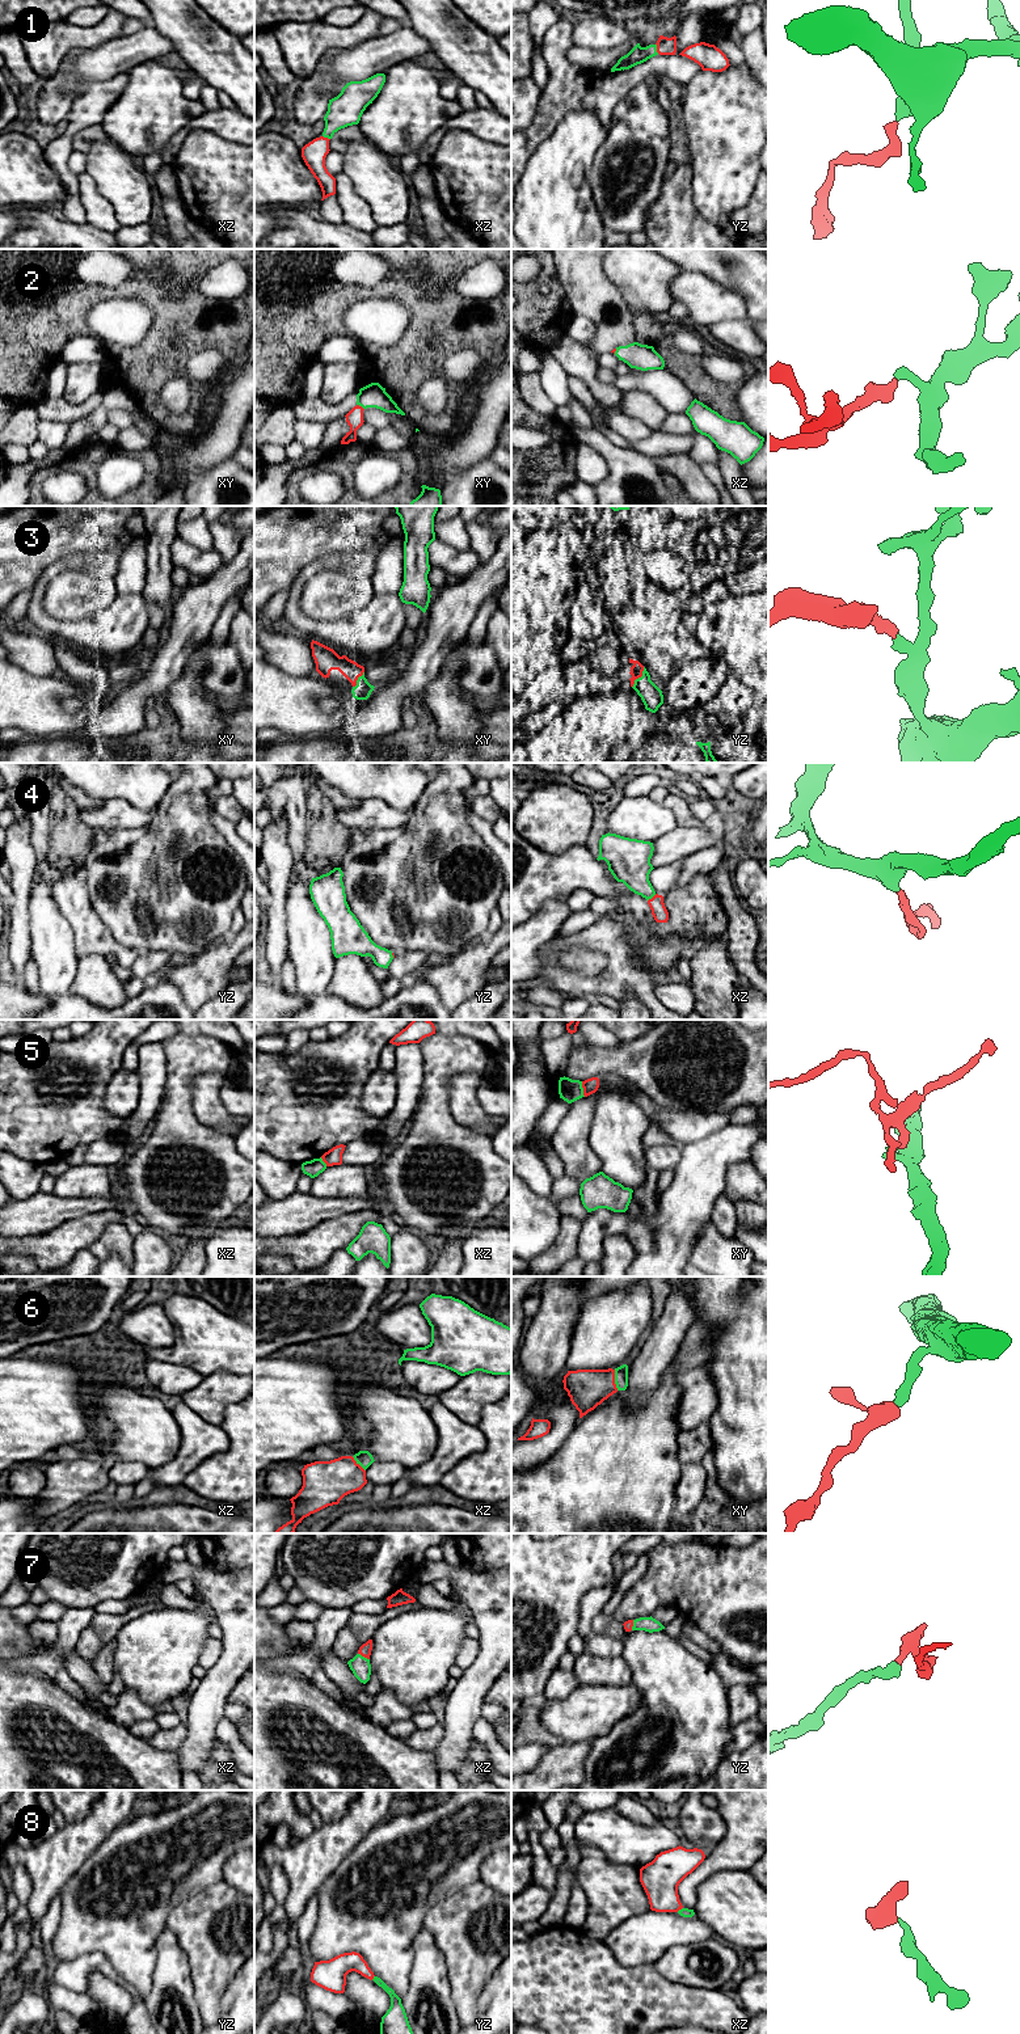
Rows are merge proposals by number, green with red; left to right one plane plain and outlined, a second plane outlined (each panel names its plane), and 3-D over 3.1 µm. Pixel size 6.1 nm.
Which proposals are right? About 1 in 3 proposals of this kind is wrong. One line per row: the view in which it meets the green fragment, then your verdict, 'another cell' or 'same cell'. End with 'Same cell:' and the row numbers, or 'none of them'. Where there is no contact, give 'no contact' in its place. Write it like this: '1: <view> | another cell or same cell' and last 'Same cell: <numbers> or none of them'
1: yz | same cell
2: xy | same cell
3: yz | same cell
4: xz | same cell
5: xy | another cell
6: xy | same cell
7: xz | same cell
8: xz | same cell
Same cell: 1, 2, 3, 4, 6, 7, 8

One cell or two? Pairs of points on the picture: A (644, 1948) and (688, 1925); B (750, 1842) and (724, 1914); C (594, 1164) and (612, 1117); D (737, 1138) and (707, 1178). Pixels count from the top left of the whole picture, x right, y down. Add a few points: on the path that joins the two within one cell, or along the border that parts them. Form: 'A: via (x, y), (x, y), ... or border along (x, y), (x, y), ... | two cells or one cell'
A: via (654, 1937), (661, 1931), (678, 1931) | one cell
B: border along (747, 1870), (720, 1870), (709, 1877) | two cells
C: border along (590, 1125), (590, 1147), (601, 1161), (602, 1170) | two cells
D: via (726, 1148), (707, 1168) | one cell

